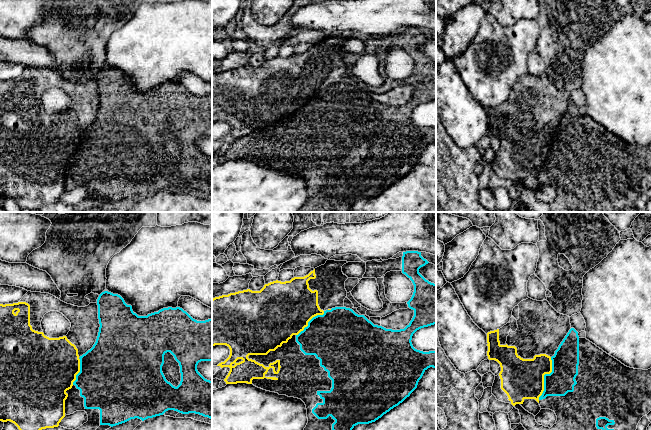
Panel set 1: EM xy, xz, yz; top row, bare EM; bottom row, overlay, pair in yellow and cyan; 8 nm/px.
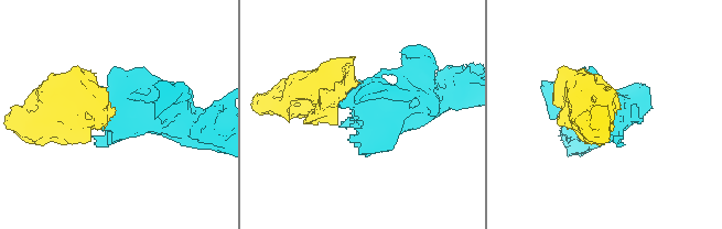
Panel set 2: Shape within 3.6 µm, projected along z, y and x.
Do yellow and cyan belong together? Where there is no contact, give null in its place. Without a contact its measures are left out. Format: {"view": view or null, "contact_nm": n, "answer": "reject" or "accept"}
{"view": "yz", "contact_nm": 360, "answer": "reject"}

